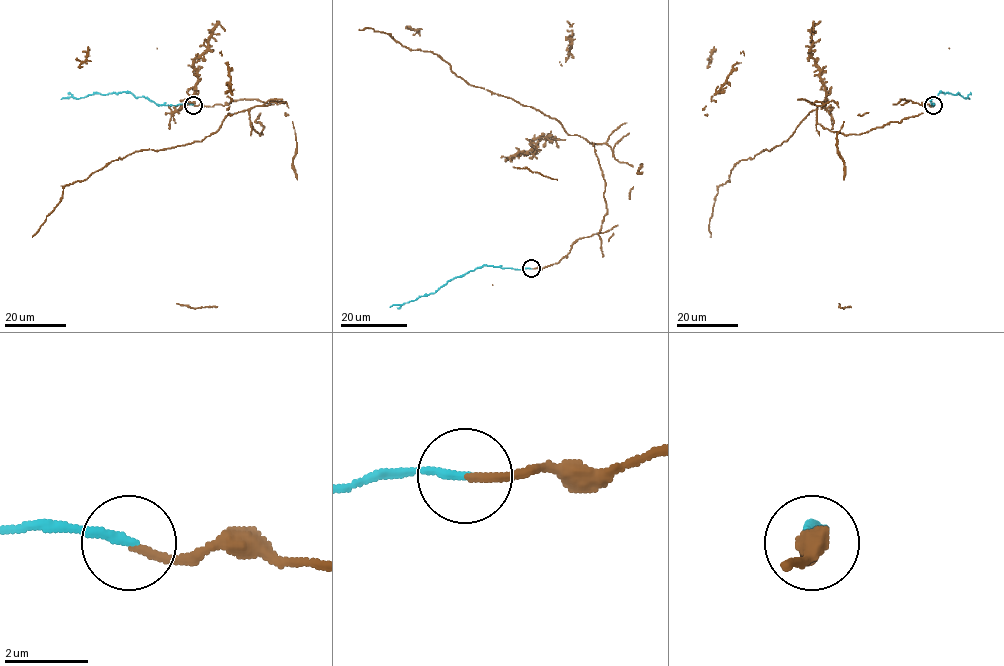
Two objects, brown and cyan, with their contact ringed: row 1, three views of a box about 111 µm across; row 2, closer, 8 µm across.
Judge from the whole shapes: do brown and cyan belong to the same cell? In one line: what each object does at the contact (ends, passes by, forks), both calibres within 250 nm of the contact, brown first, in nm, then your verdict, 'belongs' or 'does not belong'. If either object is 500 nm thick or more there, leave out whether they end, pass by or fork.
brown ends | cyan ends | 190/200 nm | belongs

